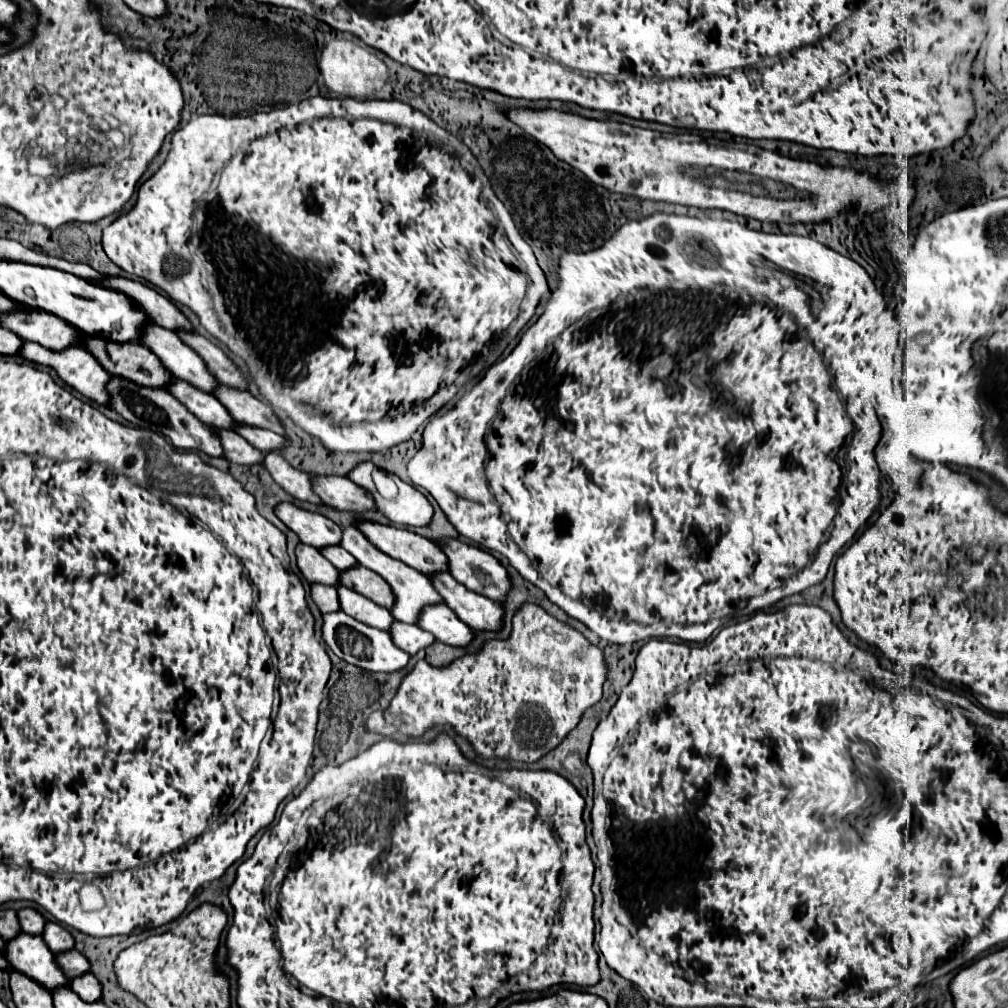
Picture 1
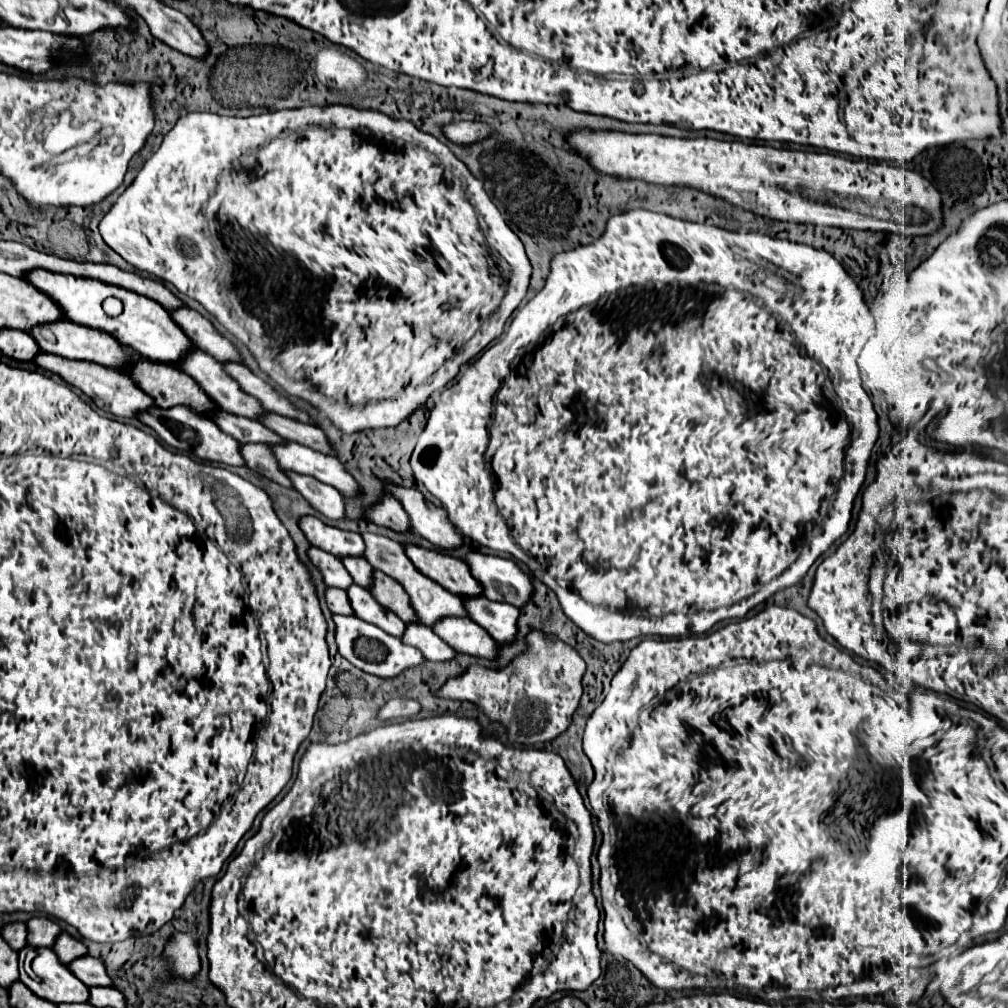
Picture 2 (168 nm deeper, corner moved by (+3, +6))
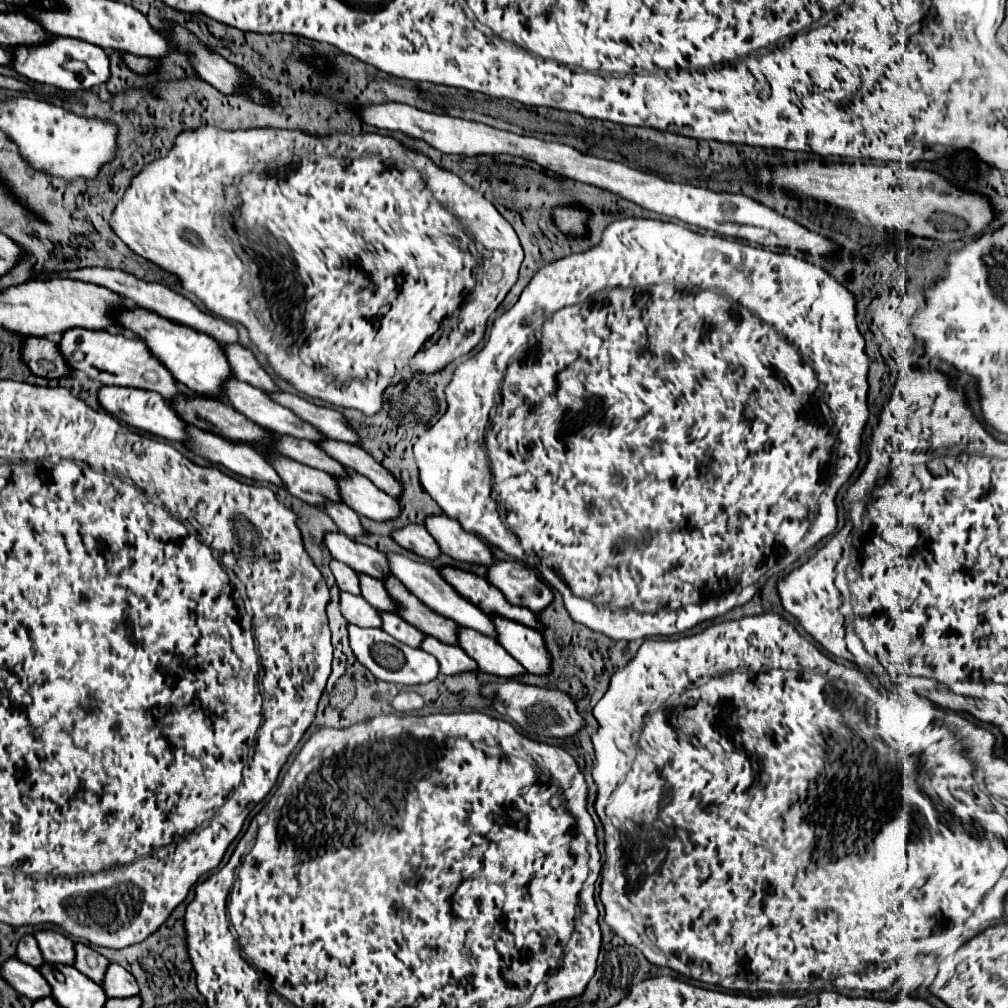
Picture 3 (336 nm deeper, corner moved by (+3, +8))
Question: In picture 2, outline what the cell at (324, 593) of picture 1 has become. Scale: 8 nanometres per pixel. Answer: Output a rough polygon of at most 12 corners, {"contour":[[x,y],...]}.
{"contour":[[327,588],[333,614],[353,614],[345,590]]}

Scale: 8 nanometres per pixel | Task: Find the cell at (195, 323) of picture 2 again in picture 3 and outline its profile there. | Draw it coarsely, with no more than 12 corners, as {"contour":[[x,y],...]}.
{"contour":[[241,344],[223,348],[235,378],[263,392],[281,392]]}

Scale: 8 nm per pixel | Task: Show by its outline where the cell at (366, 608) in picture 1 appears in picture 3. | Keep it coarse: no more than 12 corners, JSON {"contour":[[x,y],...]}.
{"contour":[[381,612],[383,630],[419,648],[425,634],[397,614]]}

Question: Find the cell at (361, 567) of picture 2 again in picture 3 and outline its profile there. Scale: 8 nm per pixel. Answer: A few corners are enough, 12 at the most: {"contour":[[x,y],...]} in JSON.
{"contour":[[359,574],[363,598],[379,612],[397,612],[381,580]]}

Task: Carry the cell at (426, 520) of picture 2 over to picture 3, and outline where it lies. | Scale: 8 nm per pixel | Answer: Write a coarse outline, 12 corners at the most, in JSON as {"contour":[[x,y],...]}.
{"contour":[[429,516],[427,532],[441,552],[467,564],[493,566],[475,534],[449,516]]}

